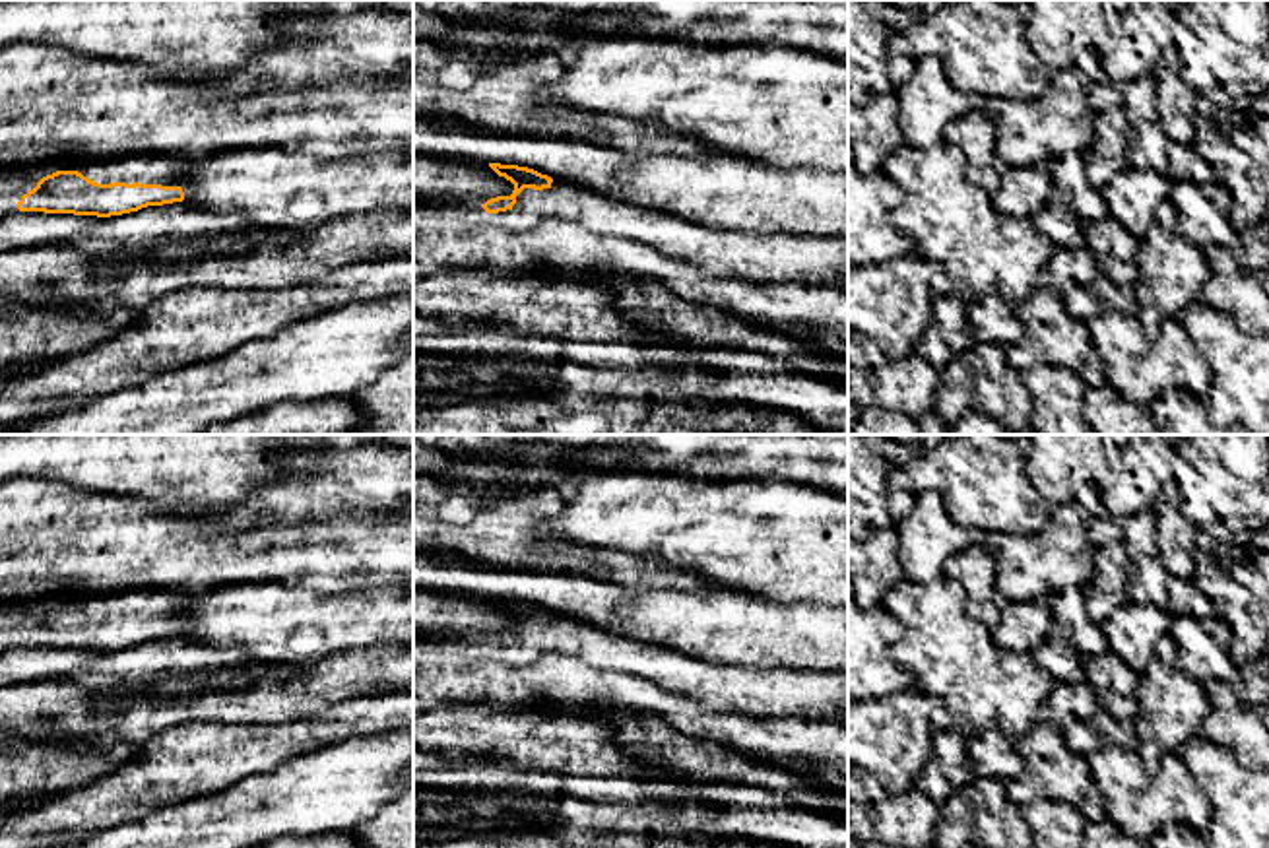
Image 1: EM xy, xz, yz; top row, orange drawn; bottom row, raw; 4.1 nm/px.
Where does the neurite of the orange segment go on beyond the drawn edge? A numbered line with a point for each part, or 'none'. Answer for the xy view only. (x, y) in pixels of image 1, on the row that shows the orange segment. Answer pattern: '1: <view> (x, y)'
1: xy (148, 169)
2: xy (14, 183)

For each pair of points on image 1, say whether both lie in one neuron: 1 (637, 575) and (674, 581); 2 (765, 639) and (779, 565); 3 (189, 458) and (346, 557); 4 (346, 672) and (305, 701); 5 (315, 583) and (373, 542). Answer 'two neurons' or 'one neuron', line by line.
1: one neuron
2: two neurons
3: two neurons
4: one neuron
5: one neuron

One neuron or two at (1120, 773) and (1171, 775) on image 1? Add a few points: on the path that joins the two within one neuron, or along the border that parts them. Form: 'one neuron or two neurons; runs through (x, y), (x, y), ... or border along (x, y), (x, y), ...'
one neuron; runs through (1126, 788), (1134, 798), (1147, 798), (1155, 790)

